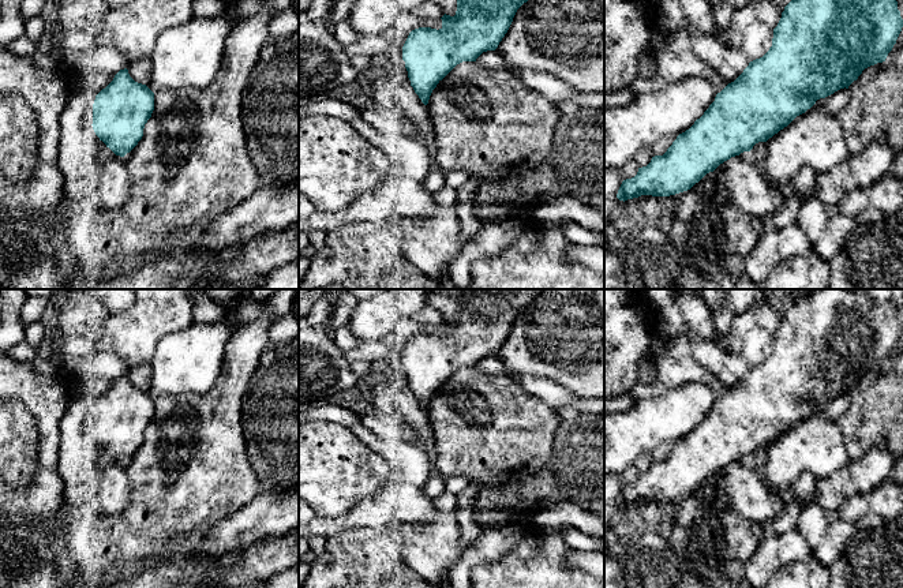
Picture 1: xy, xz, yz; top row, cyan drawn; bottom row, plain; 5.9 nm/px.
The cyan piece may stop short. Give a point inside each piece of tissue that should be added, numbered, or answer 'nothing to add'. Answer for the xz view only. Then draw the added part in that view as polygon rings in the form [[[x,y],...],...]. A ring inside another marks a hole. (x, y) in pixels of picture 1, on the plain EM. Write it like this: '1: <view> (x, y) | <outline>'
nothing to add

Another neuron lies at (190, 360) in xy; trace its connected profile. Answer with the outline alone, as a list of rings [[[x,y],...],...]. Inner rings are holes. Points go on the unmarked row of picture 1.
[[[192,322],[186,330],[164,336],[151,359],[153,375],[146,390],[153,398],[161,394],[194,393],[205,394],[214,386],[222,367],[225,348],[232,330],[222,322]]]

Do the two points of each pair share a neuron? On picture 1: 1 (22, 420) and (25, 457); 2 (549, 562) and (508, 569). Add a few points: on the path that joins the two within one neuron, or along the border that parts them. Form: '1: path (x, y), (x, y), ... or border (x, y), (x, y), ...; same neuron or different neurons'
1: path (22, 430), (22, 448); same neuron
2: path (539, 565), (535, 569), (517, 569); same neuron

